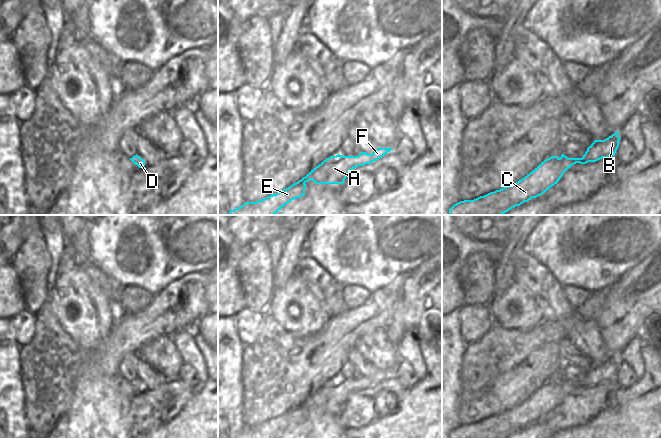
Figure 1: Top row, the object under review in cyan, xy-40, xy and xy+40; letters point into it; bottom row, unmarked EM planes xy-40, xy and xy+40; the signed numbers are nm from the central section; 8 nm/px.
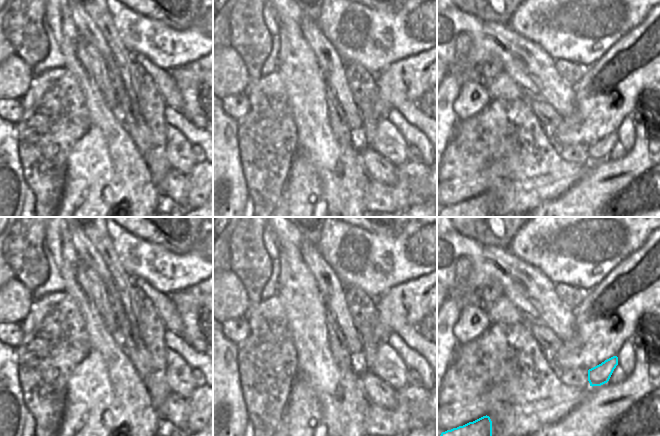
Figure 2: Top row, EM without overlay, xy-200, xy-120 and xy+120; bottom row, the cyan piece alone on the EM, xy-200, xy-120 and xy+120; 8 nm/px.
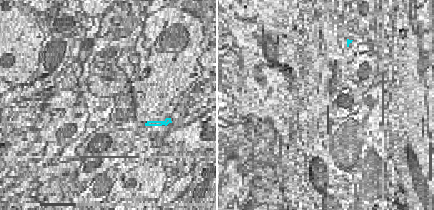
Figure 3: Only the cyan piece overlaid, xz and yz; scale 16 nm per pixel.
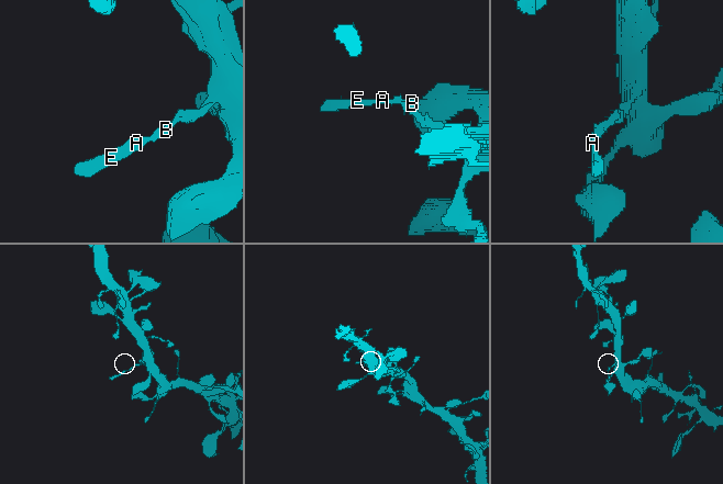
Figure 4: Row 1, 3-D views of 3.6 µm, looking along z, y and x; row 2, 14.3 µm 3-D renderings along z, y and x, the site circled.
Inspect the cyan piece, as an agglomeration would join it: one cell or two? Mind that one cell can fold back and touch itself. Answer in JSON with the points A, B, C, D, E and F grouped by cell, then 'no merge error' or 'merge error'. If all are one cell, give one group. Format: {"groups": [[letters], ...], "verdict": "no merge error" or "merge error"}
{"groups": [["A", "B", "C", "D", "E", "F"]], "verdict": "no merge error"}

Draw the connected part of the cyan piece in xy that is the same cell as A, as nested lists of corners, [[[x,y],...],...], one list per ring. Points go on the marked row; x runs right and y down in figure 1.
[[[378,148],[372,154],[361,152],[358,156],[342,156],[340,154],[336,156],[330,156],[318,166],[313,168],[305,177],[298,182],[292,184],[288,188],[272,194],[262,200],[256,202],[245,202],[242,206],[229,211],[229,215],[275,215],[279,212],[286,204],[296,198],[300,198],[305,195],[306,182],[312,180],[316,184],[343,184],[347,175],[356,167],[370,164],[393,150],[392,148]]]

